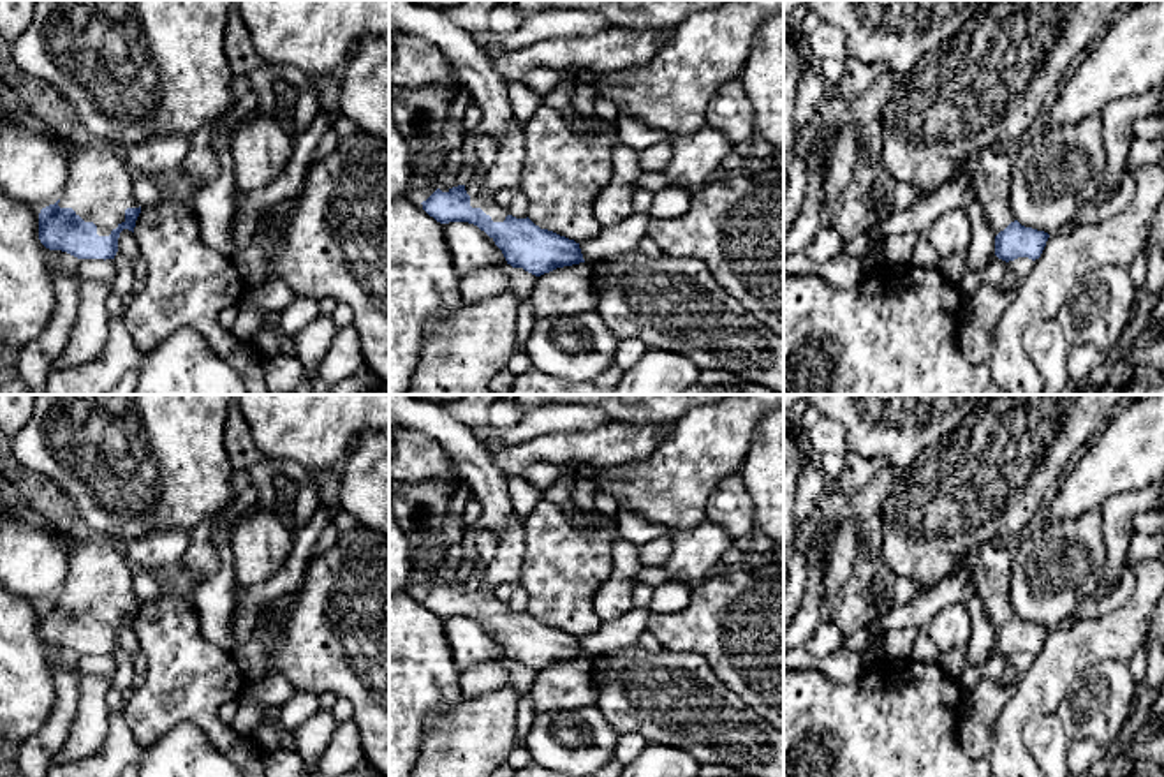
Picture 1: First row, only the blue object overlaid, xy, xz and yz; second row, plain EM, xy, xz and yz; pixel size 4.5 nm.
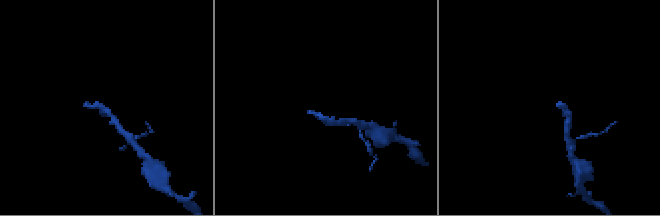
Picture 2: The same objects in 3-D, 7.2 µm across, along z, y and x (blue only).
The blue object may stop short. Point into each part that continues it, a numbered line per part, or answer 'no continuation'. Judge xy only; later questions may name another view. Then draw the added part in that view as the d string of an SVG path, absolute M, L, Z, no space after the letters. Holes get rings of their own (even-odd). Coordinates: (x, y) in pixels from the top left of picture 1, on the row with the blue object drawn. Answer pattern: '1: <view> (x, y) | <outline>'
1: xy (99, 187) | M62 143L69 157L67 181L60 208L72 208L85 222L97 226L99 236L109 236L125 222L127 208L139 208L134 176L122 153L109 144Z

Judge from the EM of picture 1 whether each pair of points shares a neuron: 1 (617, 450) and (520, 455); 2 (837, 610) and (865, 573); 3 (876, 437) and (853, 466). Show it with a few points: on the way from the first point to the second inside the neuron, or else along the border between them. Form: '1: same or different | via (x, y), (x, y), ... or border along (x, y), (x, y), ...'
1: same | via (592, 450), (545, 450)
2: same | via (846, 601), (865, 582)
3: different | border along (847, 448), (869, 458), (883, 458), (888, 464)

